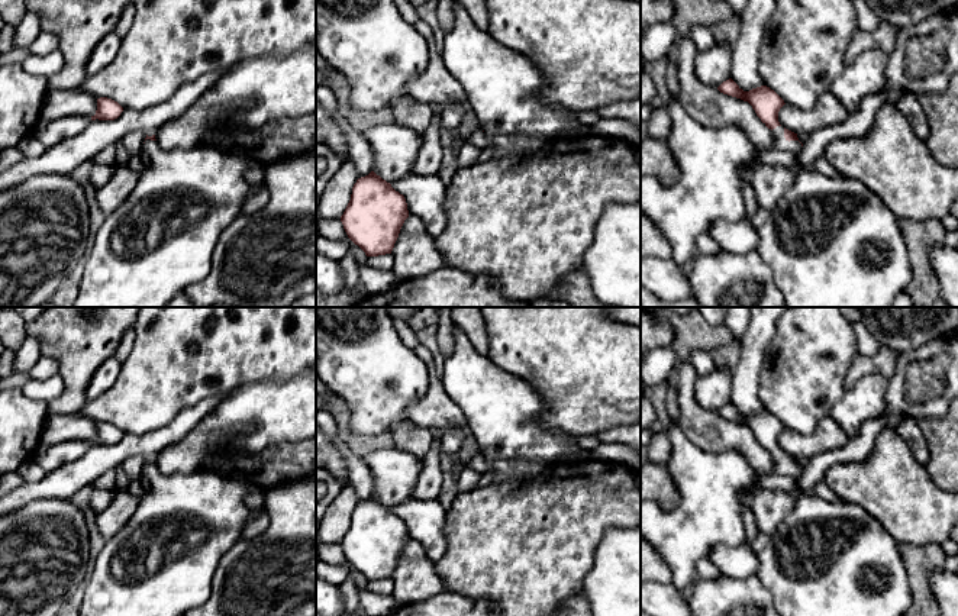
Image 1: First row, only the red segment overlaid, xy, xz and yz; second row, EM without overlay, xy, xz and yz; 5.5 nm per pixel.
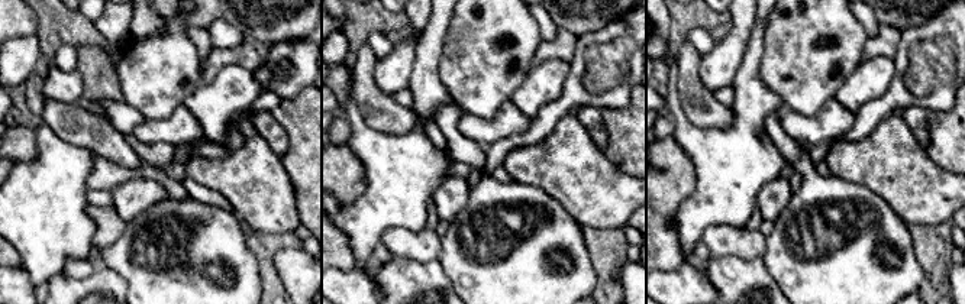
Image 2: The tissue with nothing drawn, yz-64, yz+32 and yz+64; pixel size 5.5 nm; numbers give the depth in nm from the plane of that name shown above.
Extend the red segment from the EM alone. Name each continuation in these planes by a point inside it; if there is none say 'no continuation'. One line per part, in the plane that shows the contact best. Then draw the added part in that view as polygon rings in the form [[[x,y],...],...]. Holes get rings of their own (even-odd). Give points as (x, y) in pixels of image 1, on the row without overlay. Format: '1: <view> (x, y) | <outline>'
1: yz (780, 467) | [[[777,451],[775,454],[771,455],[772,457],[772,462],[774,462],[774,473],[780,474],[780,475],[790,475],[794,478],[800,478],[801,475],[801,468],[799,465],[787,465],[784,462],[784,452],[783,451]]]

